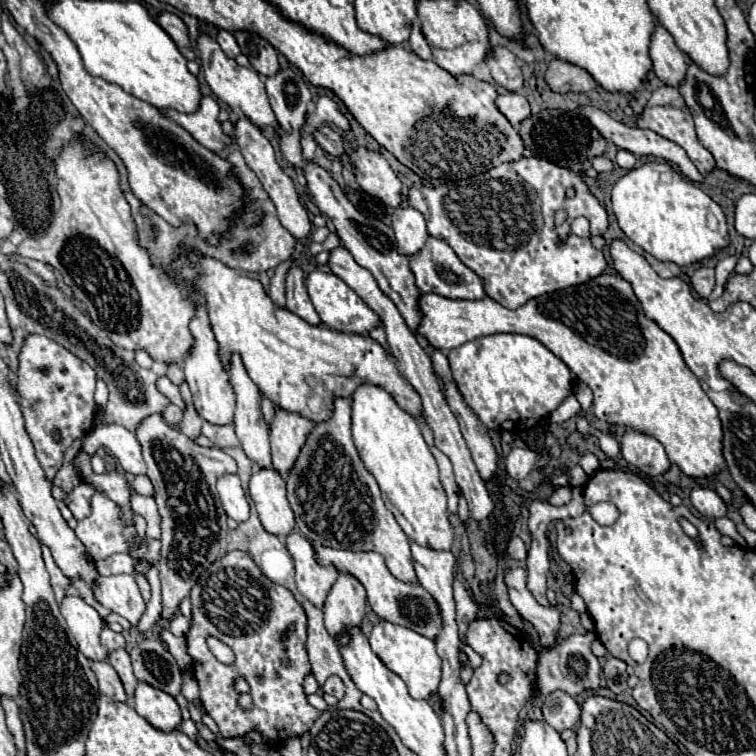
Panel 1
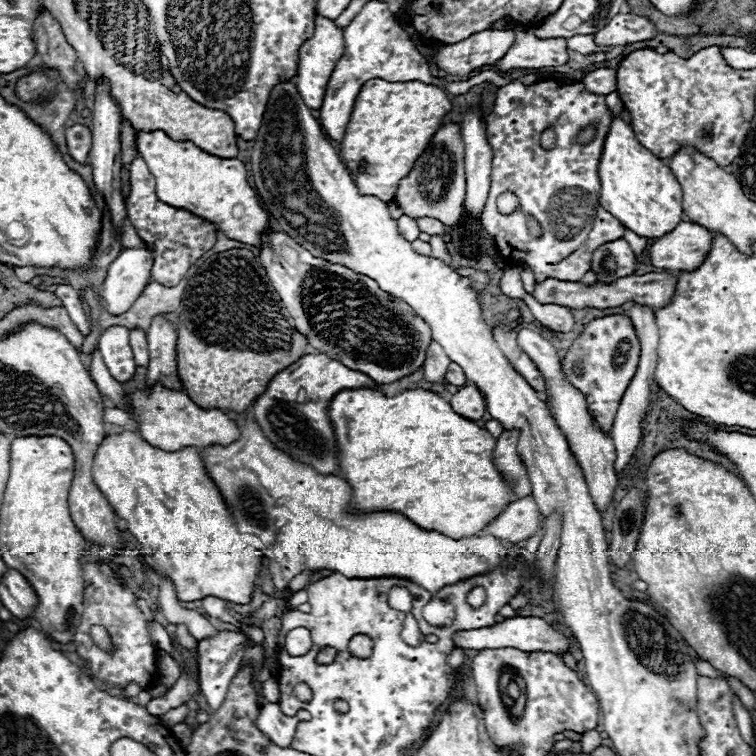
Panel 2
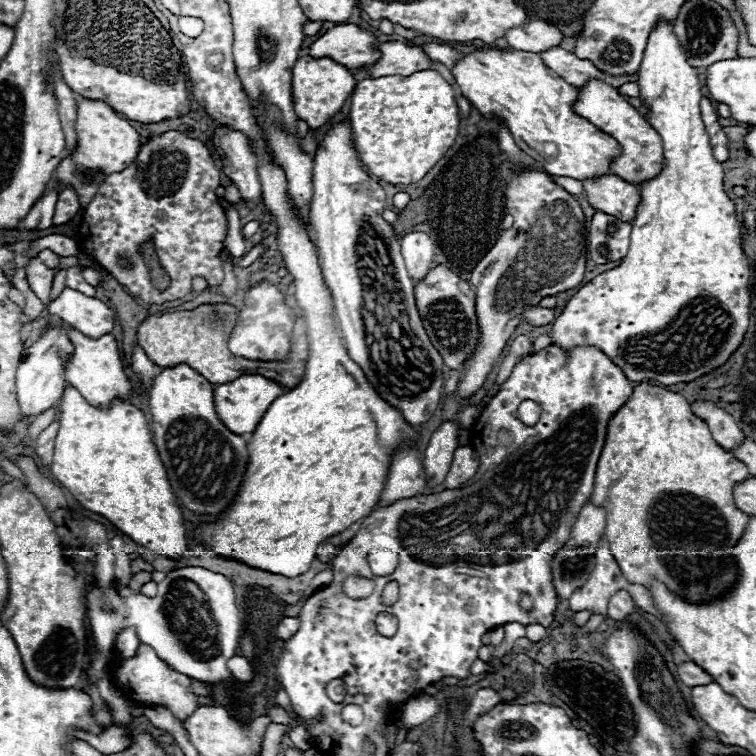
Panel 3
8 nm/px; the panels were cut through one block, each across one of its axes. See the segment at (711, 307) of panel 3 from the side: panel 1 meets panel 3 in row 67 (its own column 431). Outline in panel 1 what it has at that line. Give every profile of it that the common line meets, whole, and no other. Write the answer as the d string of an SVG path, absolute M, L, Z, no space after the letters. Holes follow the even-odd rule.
M380 622L370 632L370 646L380 656L380 660L404 680L404 684L408 686L408 694L412 698L428 698L438 688L442 660L436 654L436 644L430 638L424 638L414 630L392 622Z

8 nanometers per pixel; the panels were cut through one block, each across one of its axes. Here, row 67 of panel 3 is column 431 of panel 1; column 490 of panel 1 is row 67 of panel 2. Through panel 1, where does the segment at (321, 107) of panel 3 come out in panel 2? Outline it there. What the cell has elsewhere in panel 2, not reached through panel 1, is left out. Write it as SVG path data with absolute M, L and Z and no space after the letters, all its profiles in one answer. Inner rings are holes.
M318 16L316 18L316 30L314 30L314 36L310 40L306 40L302 46L300 46L300 56L298 56L298 74L294 78L296 82L296 88L304 100L304 104L312 110L318 110L322 106L322 100L324 100L324 92L326 92L326 84L330 80L330 74L334 70L334 66L338 64L338 60L342 58L344 54L344 34L342 34L342 28L338 28L334 24L334 20L330 18L324 18L324 16Z

